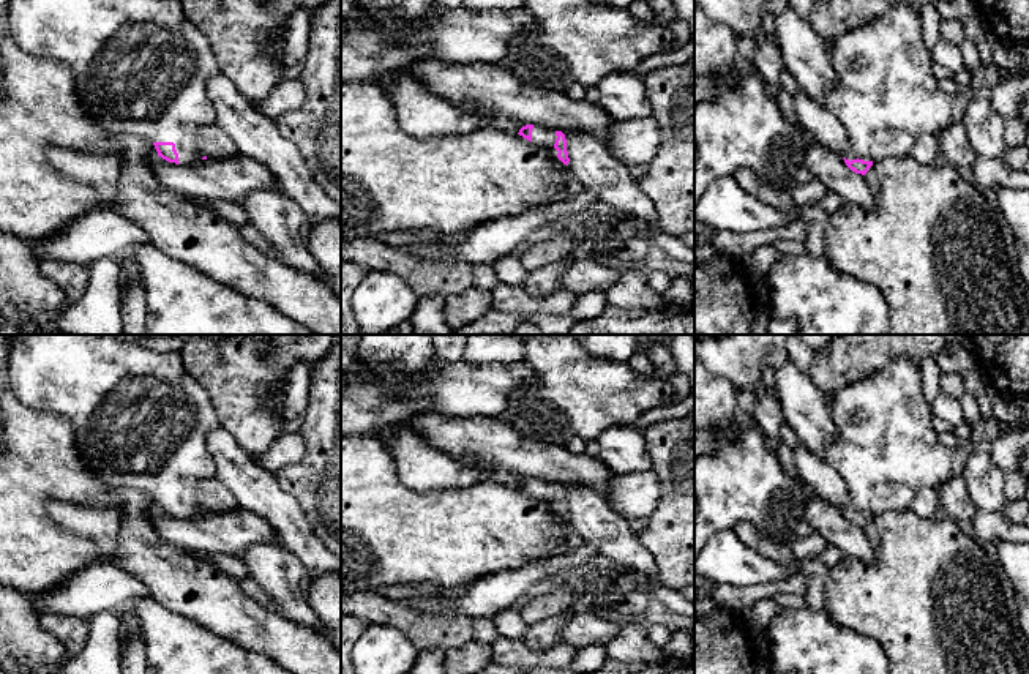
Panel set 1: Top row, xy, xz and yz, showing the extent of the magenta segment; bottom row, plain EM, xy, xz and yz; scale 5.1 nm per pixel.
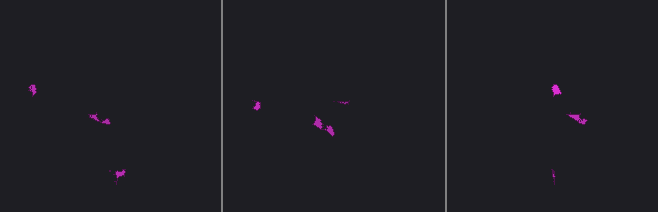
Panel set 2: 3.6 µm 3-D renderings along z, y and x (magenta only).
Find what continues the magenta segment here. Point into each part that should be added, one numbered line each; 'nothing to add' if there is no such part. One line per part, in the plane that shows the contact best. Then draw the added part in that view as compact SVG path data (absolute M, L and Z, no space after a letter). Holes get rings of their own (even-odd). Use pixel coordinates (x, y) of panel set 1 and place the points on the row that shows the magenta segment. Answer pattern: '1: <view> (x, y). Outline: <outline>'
1: xy (141, 68). Outline: M9 0L9 30L27 54L69 65L84 110L104 133L174 142L180 164L204 158L199 129L216 125L207 82L221 71L180 0Z

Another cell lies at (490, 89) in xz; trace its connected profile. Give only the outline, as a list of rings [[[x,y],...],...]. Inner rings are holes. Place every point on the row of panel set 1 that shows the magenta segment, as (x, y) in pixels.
[[[417,58],[406,65],[431,93],[464,109],[488,115],[488,125],[518,134],[526,125],[592,134],[608,142],[612,123],[598,104],[571,99],[565,92],[521,82],[502,63],[450,65],[439,58]]]

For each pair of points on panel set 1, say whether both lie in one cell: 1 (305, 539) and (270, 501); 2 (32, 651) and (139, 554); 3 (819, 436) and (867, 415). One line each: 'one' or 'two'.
1: one
2: two
3: two

